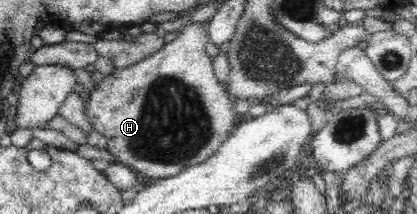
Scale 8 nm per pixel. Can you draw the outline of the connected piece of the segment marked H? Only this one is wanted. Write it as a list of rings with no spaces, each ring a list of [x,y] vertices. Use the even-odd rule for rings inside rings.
[[[192,23],[187,24],[179,33],[178,37],[173,41],[166,43],[160,50],[149,54],[139,60],[132,66],[115,69],[115,71],[107,77],[102,77],[100,83],[97,84],[97,89],[91,90],[88,95],[88,101],[84,105],[84,113],[86,113],[86,119],[90,123],[90,126],[100,132],[102,136],[106,137],[107,150],[110,151],[116,158],[116,162],[129,167],[134,170],[139,177],[158,178],[164,179],[182,172],[188,166],[194,166],[204,162],[208,157],[212,156],[221,143],[227,140],[228,135],[232,132],[232,129],[237,125],[237,115],[234,110],[234,99],[229,94],[225,83],[220,82],[218,77],[214,74],[214,67],[212,66],[211,56],[205,51],[206,44],[209,42],[209,34],[207,31],[207,25],[204,23]]]

